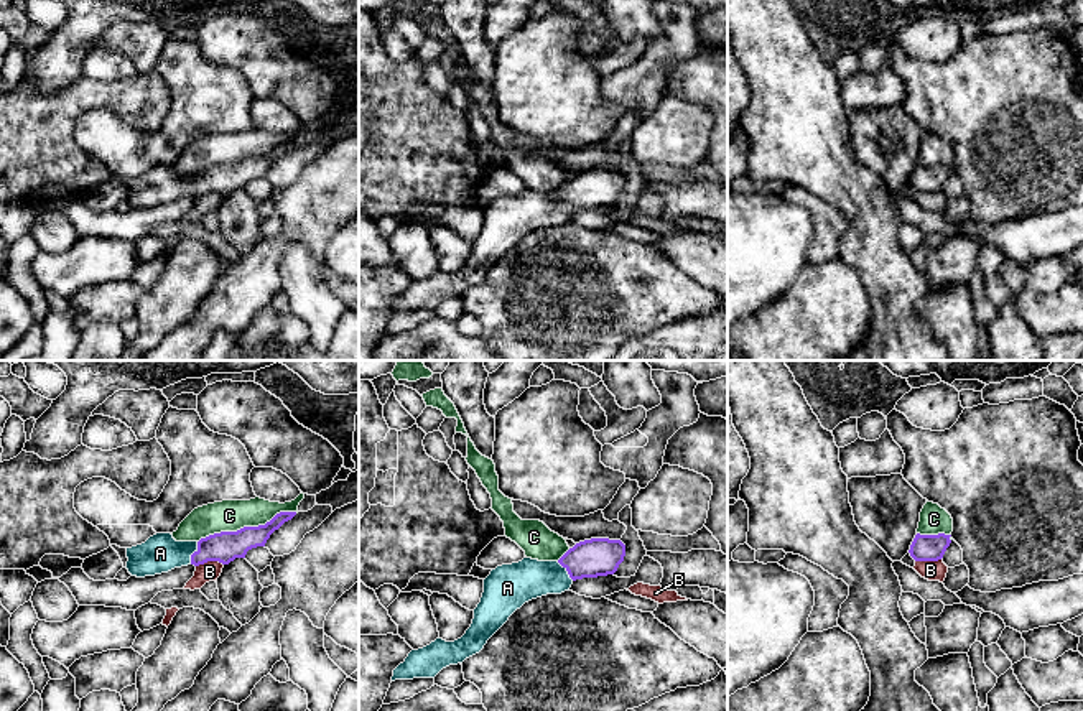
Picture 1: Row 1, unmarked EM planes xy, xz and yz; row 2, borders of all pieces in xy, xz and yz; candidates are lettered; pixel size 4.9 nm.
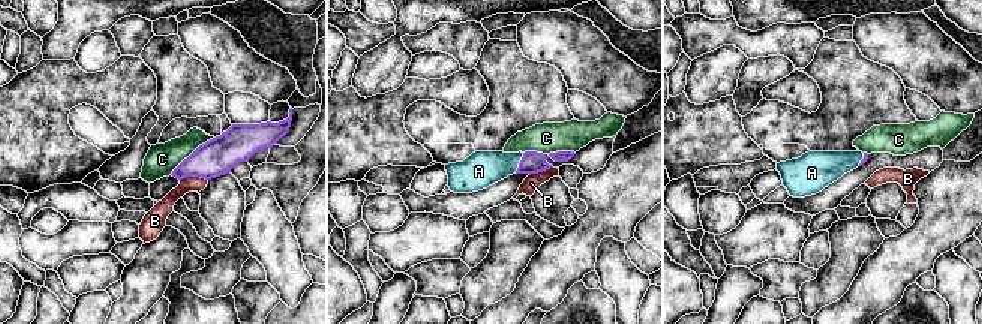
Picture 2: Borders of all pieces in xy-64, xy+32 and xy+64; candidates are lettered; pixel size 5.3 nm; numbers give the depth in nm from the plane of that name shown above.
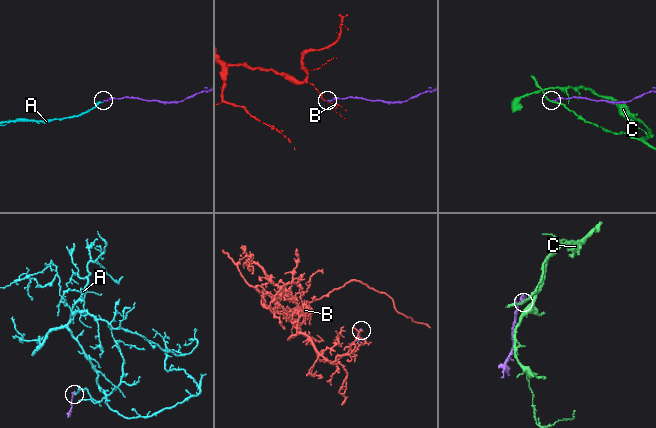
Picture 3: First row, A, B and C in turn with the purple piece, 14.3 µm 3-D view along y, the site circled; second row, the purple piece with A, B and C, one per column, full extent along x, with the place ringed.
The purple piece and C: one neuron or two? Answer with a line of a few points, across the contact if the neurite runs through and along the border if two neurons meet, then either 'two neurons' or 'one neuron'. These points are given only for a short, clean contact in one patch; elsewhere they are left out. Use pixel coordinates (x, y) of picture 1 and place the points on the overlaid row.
two neurons

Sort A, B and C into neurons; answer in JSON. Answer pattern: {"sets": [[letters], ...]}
{"sets": [["A"], ["B"], ["C"]]}

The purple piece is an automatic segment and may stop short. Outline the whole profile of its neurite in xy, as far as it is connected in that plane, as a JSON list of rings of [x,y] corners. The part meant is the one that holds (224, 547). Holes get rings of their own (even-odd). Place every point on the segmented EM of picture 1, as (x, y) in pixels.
[[[280,512],[265,525],[221,532],[199,541],[176,541],[171,533],[156,533],[145,543],[127,548],[125,568],[132,576],[145,578],[207,561],[229,565],[235,558],[245,558],[249,550],[265,546],[270,535],[295,515],[296,512]]]

